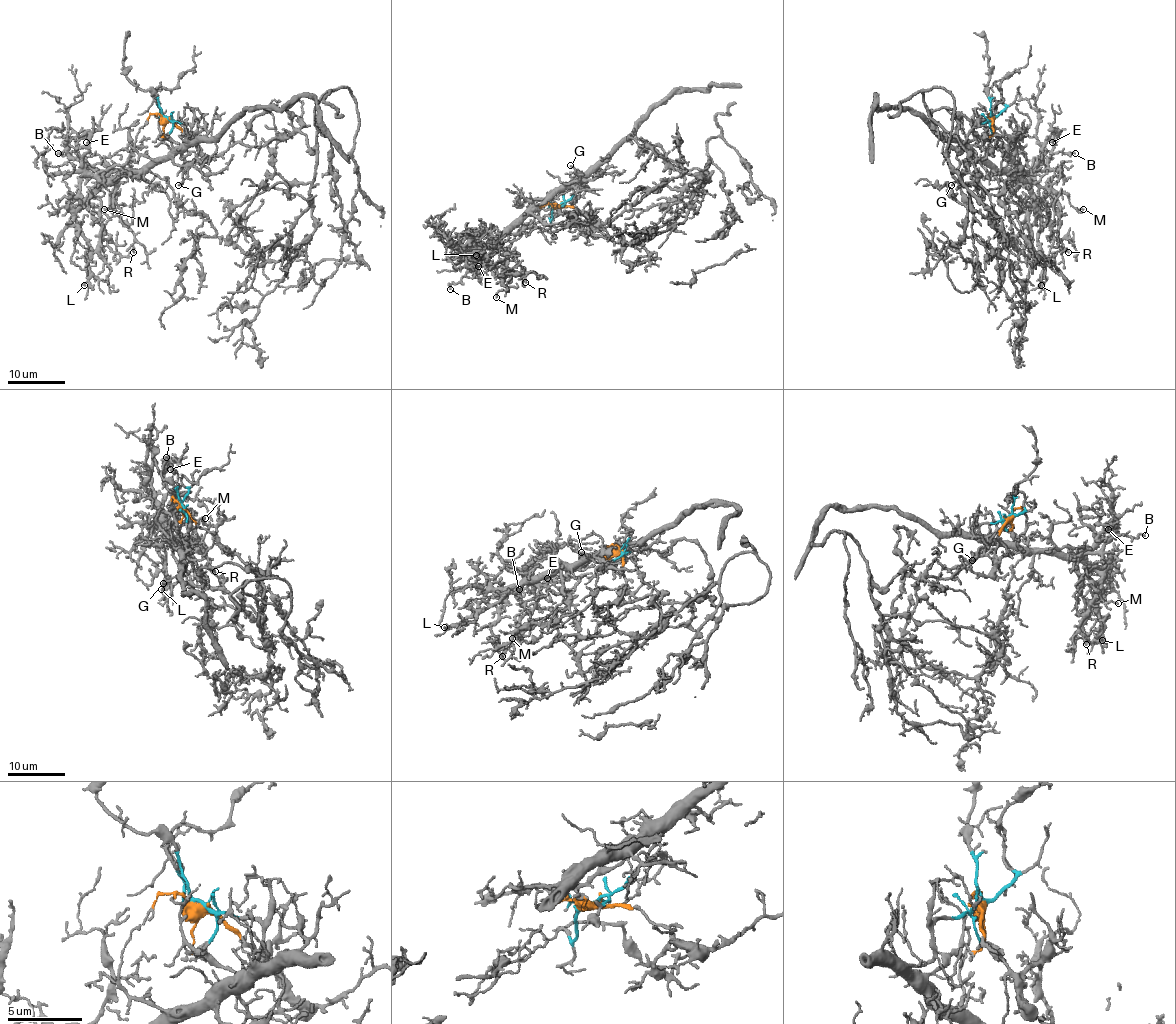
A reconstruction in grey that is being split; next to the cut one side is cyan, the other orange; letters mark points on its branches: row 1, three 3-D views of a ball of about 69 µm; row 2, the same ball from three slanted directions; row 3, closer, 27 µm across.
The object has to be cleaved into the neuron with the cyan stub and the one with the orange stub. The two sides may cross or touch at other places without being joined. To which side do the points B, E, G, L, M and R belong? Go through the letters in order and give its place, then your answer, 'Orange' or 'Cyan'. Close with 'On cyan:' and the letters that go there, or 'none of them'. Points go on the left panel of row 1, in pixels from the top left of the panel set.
B: Place: (58, 153). Cyan
E: Place: (86, 142). Cyan
G: Place: (178, 185). Cyan
L: Place: (84, 285). Cyan
M: Place: (104, 209). Cyan
R: Place: (133, 252). Cyan
On cyan: B, E, G, L, M, R

